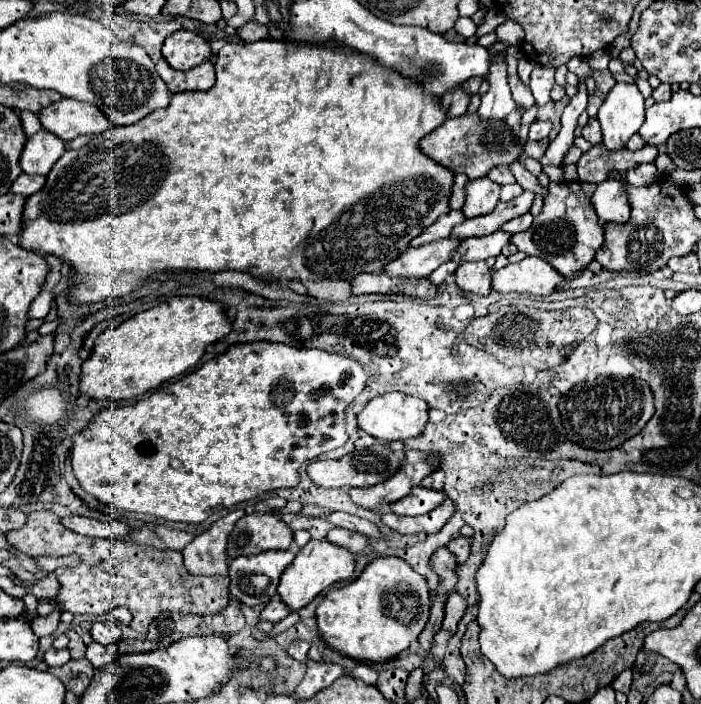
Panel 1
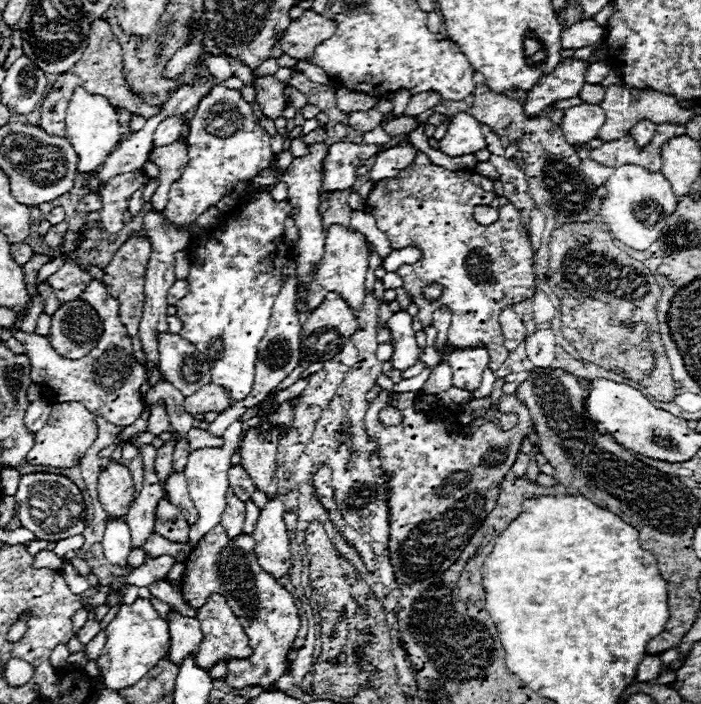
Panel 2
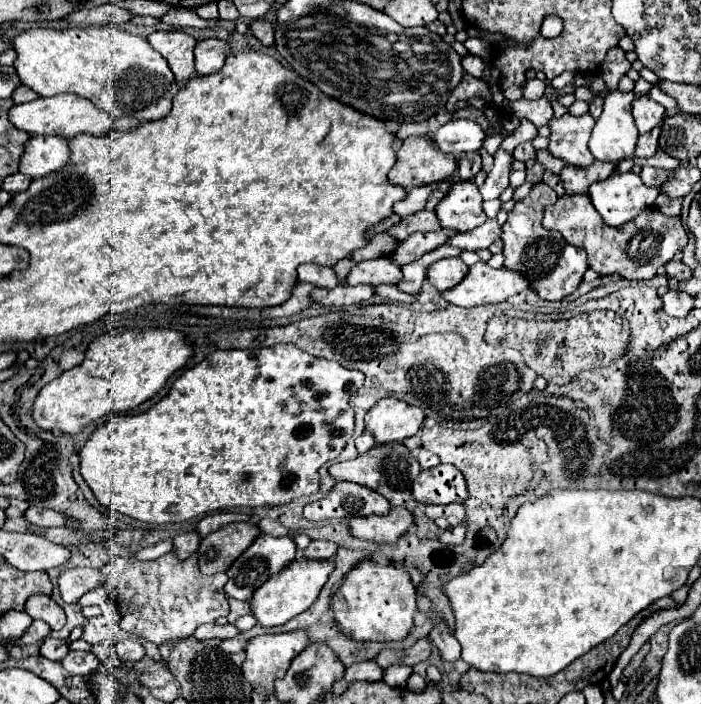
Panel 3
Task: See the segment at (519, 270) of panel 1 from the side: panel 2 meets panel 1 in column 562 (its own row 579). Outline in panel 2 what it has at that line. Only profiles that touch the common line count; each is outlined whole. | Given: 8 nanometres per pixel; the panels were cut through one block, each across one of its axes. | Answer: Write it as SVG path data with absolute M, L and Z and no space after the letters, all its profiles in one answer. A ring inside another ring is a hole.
M272 498L266 502L266 506L260 510L258 524L252 532L256 540L256 558L258 564L276 576L276 580L284 578L292 566L292 556L290 556L290 540L288 540L288 530L282 520L284 516L284 504L280 498Z

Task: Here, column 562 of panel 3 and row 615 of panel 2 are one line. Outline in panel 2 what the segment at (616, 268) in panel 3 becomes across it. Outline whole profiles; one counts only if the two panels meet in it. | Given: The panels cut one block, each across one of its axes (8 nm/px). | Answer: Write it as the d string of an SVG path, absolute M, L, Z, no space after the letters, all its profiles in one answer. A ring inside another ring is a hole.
M210 594L206 604L196 608L196 618L200 620L200 628L202 628L202 636L204 636L200 642L200 648L196 652L196 662L200 664L200 668L210 670L218 662L226 662L230 658L250 658L252 656L252 648L238 622L238 616L232 612L232 608L228 606L228 602L222 594Z

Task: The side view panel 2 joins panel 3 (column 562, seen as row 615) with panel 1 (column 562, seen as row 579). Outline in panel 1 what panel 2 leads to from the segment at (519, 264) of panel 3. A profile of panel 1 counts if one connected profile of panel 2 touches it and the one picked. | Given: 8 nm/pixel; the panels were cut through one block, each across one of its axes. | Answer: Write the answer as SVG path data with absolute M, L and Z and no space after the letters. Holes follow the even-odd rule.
M552 182L548 188L550 188L550 194L544 198L544 208L534 218L532 228L526 232L514 234L512 242L518 246L520 252L526 252L530 256L538 256L550 262L564 278L568 278L572 272L592 262L596 250L604 242L604 230L590 204L590 196L596 184L586 184L586 182L554 184Z

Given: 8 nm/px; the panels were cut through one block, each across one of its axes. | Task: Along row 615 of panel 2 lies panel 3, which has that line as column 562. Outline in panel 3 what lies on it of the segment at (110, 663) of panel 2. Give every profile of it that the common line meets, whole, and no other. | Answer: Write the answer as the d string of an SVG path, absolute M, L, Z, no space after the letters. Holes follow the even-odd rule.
M564 114L562 118L552 118L550 122L550 144L548 150L562 158L566 164L572 166L590 166L594 156L588 150L588 138L594 128L594 118L590 114L572 116Z

